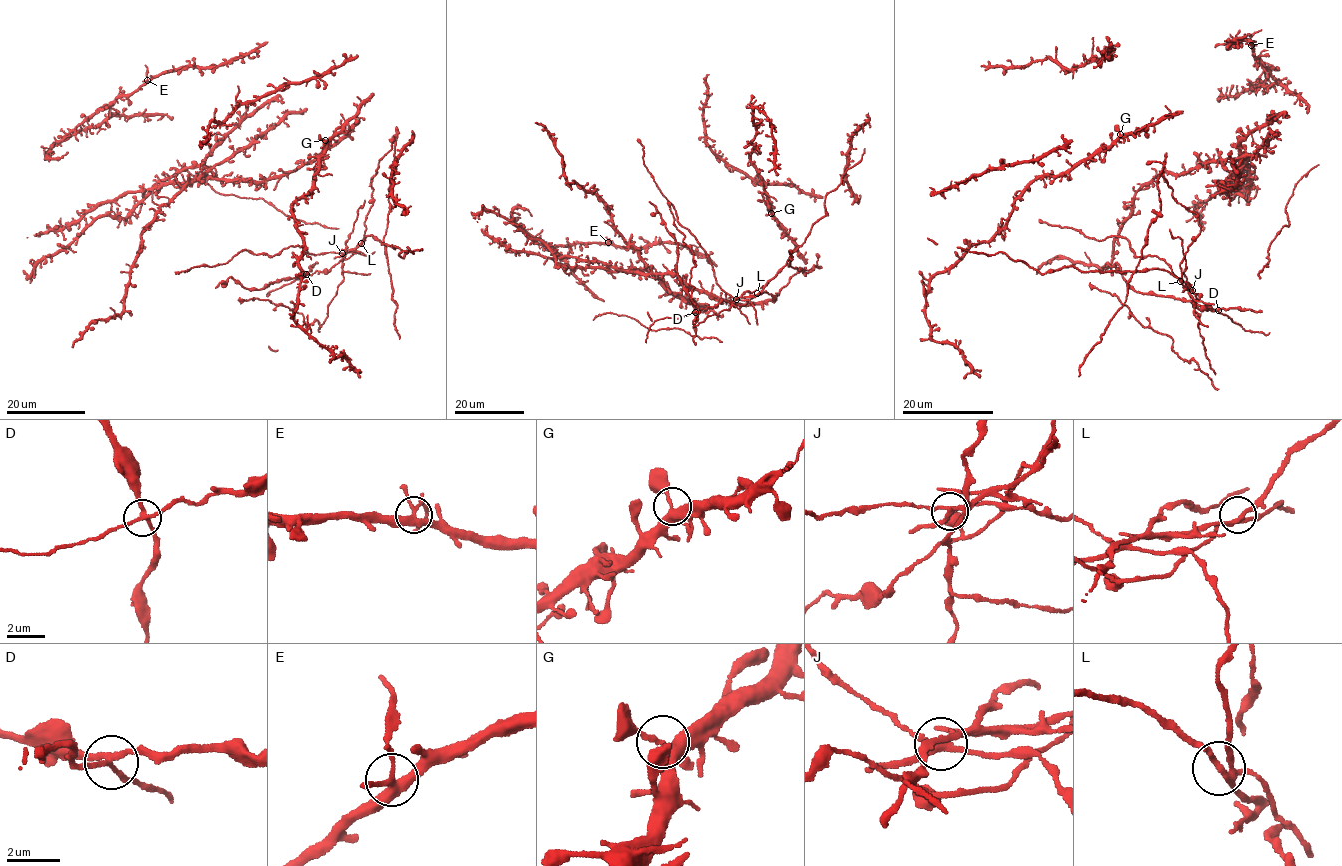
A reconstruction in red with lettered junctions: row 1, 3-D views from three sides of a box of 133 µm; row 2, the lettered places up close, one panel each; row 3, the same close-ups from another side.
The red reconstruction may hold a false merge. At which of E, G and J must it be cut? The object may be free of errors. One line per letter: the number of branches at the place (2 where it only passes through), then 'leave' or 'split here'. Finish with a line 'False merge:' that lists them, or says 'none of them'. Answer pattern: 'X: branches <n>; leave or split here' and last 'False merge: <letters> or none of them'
E: branches 4; leave
G: branches 4; leave
J: branches 4; split here
False merge: J

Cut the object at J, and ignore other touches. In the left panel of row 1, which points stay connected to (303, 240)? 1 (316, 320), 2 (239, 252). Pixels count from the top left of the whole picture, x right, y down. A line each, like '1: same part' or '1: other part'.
1: other part
2: same part

